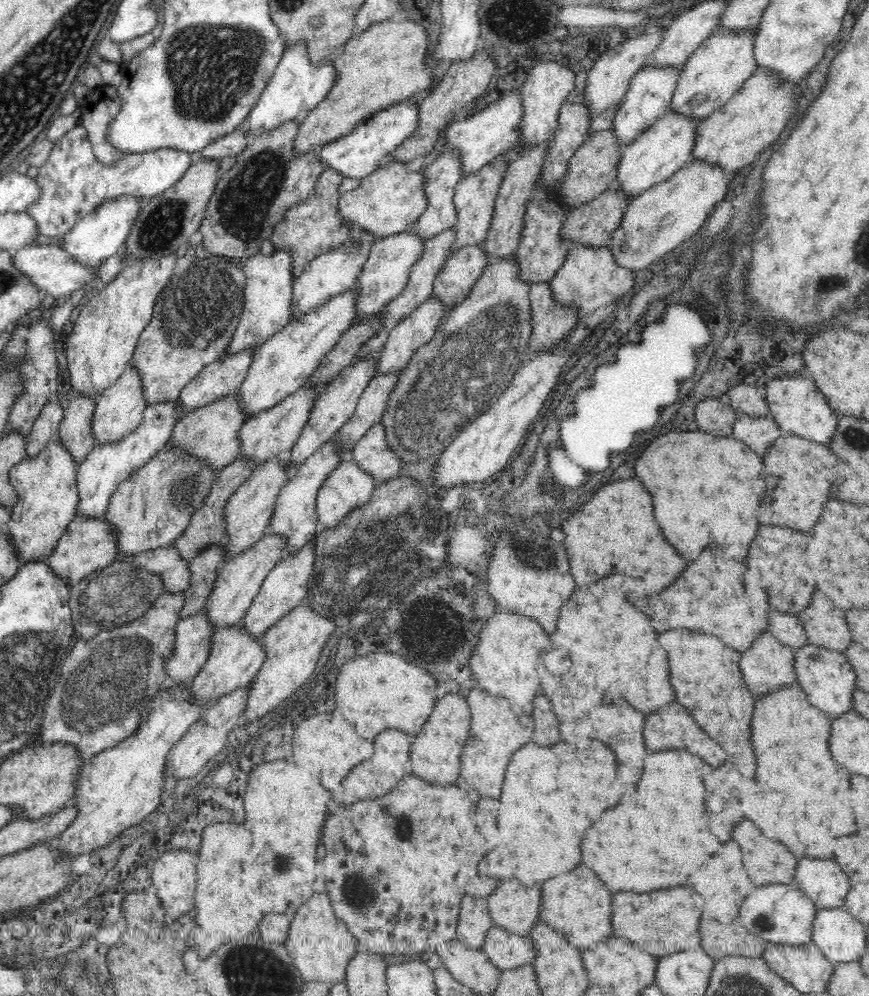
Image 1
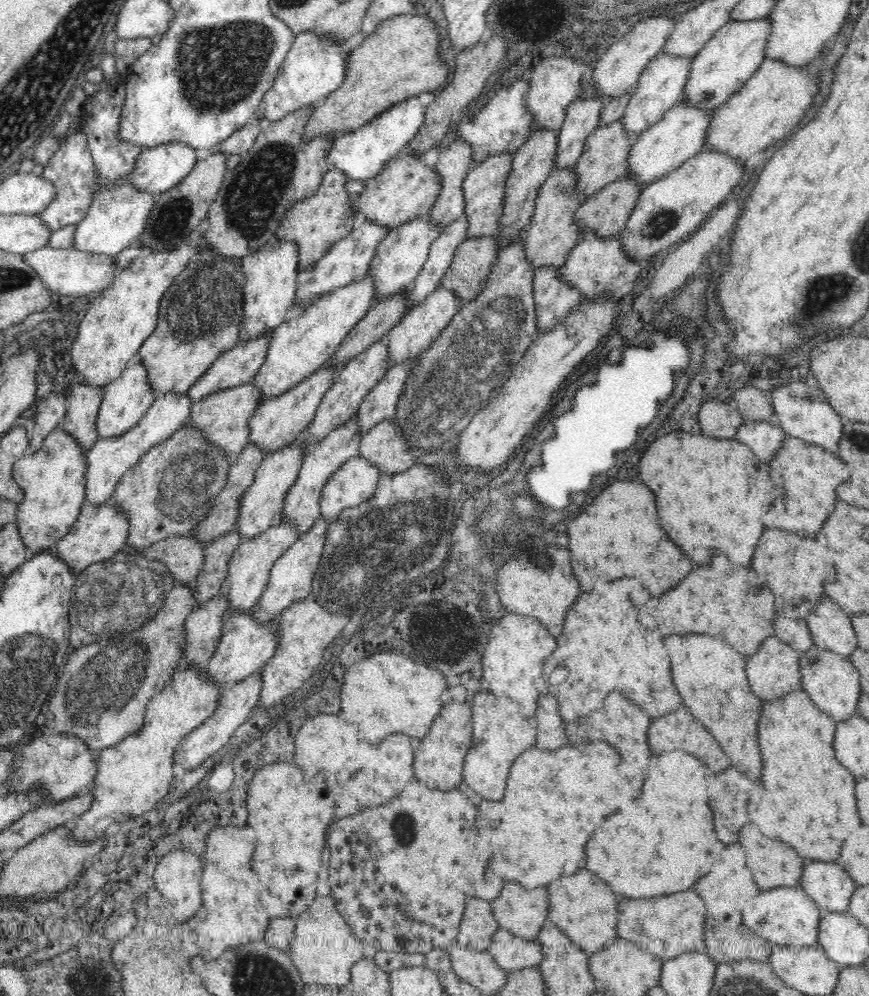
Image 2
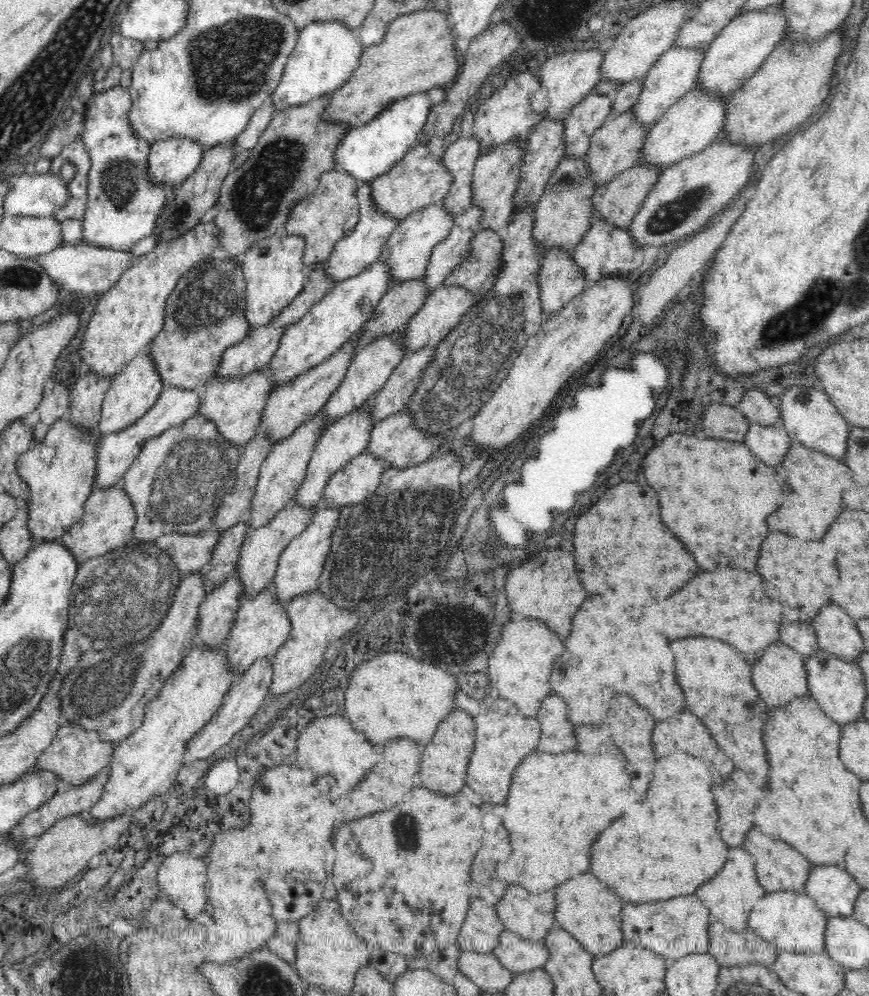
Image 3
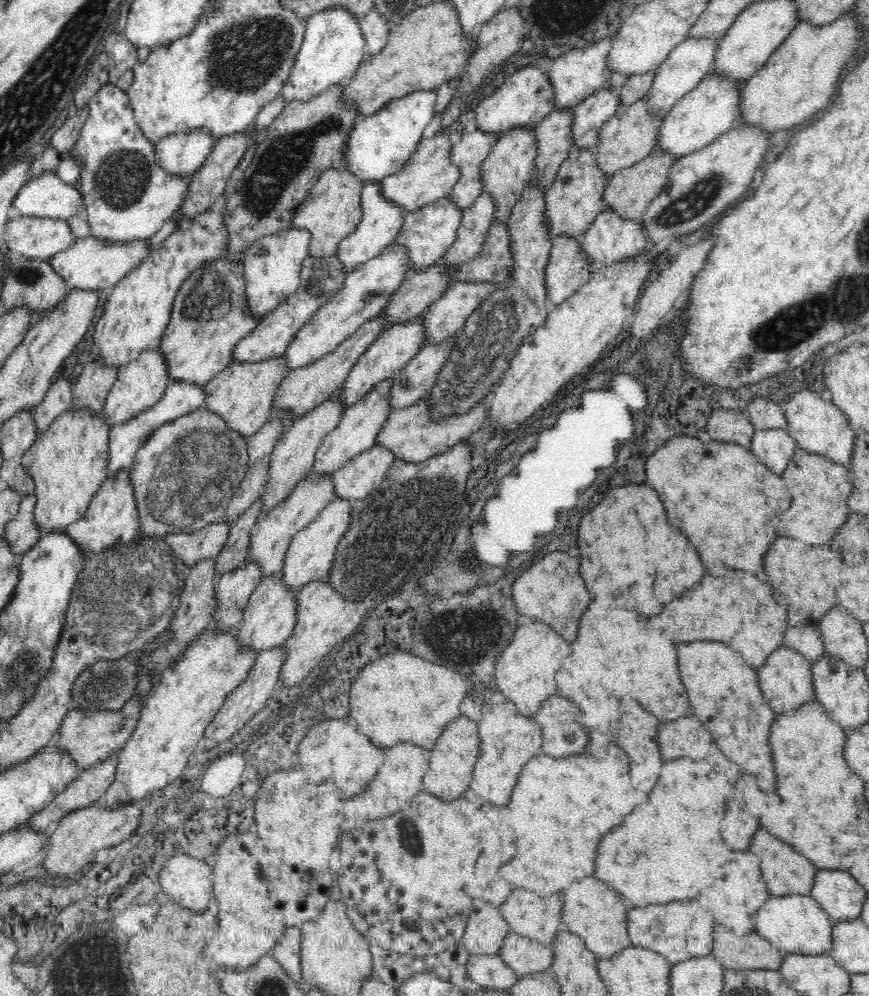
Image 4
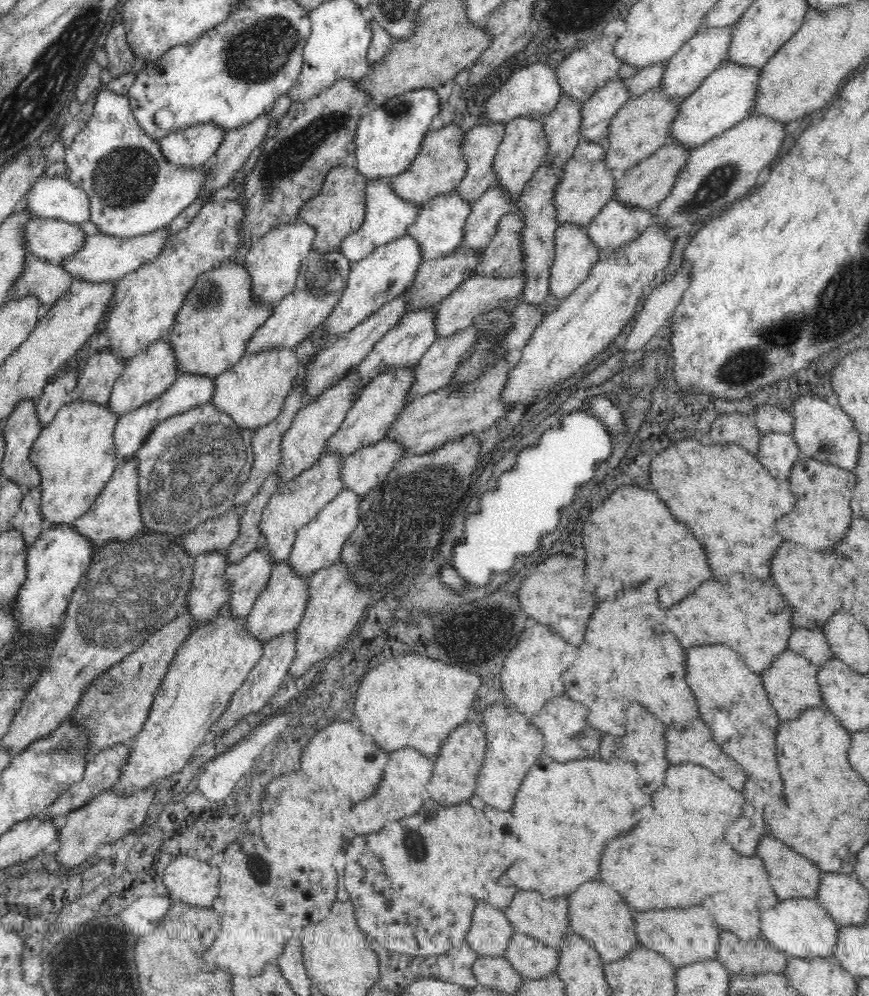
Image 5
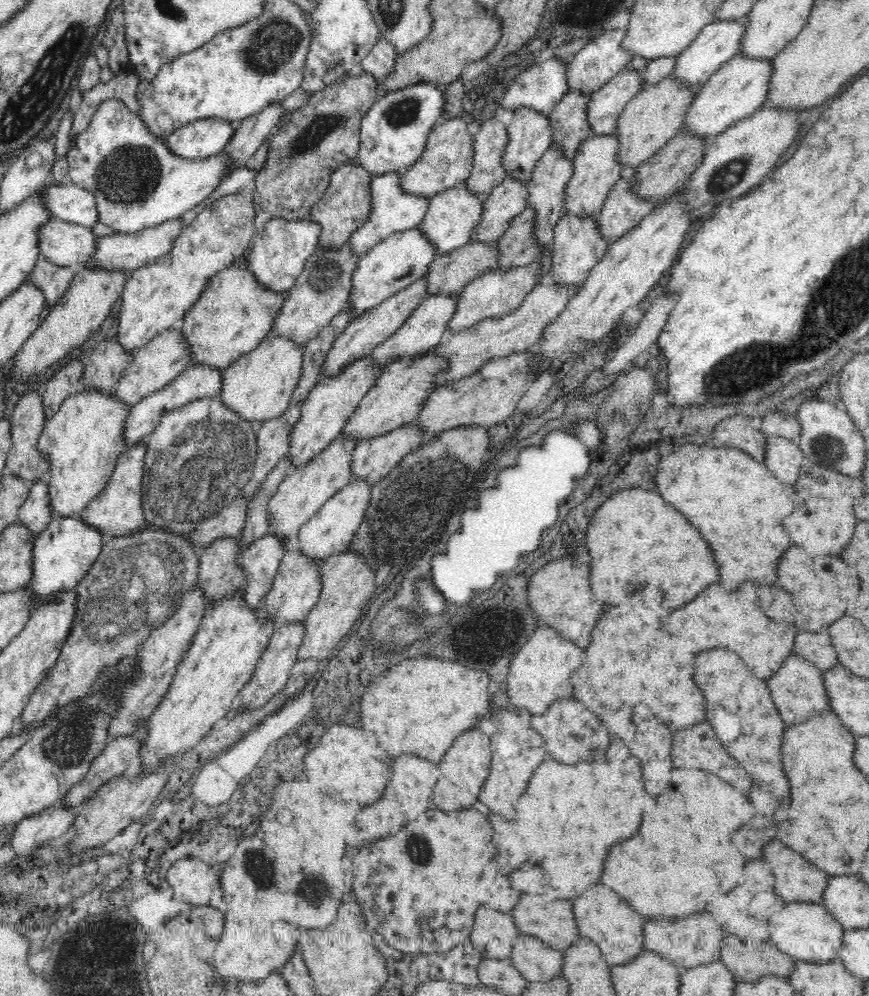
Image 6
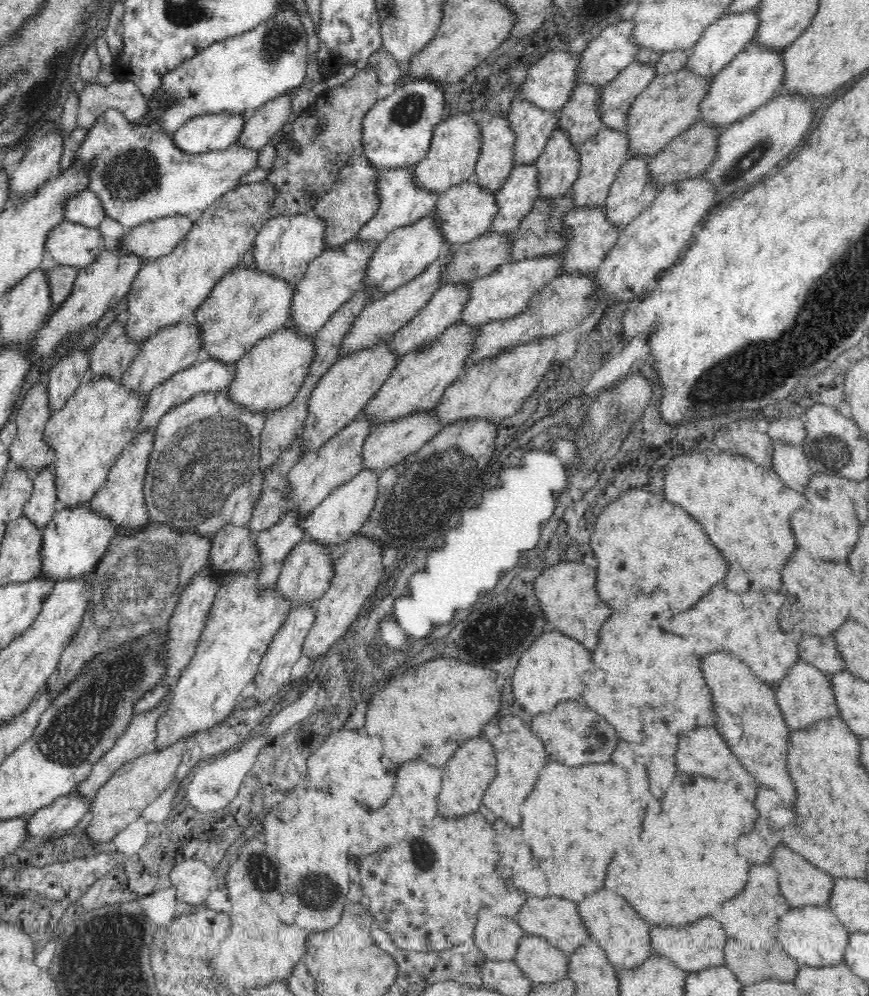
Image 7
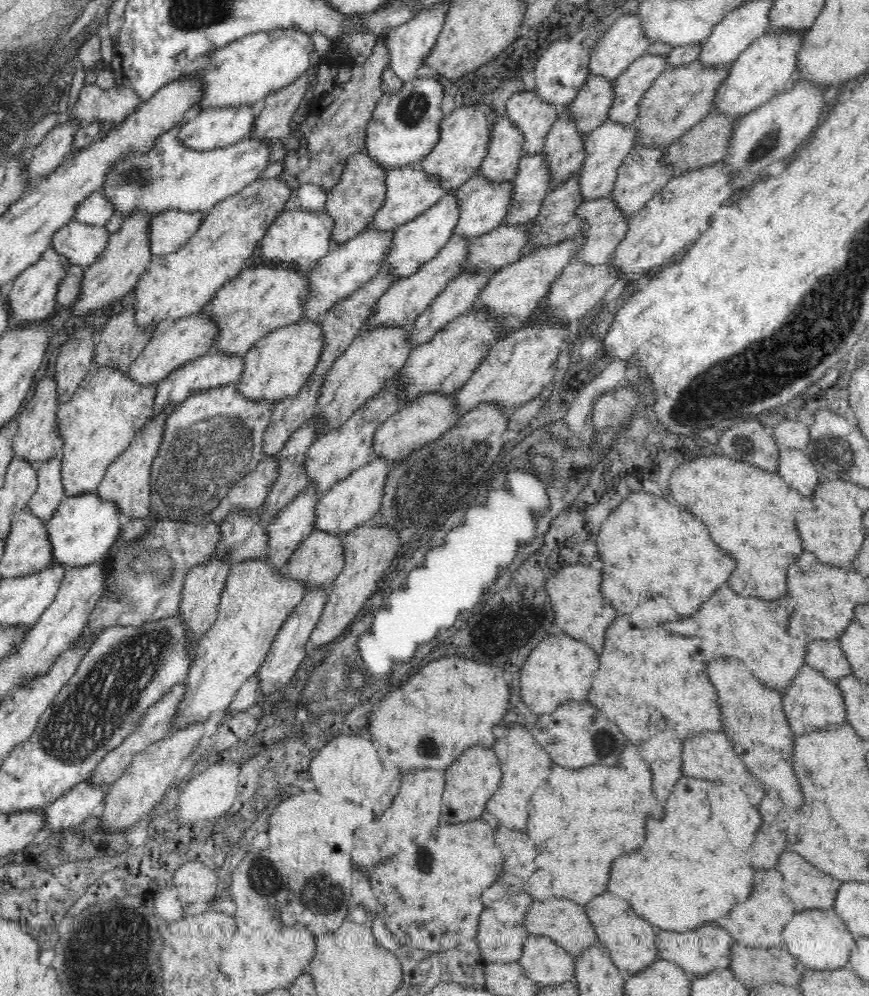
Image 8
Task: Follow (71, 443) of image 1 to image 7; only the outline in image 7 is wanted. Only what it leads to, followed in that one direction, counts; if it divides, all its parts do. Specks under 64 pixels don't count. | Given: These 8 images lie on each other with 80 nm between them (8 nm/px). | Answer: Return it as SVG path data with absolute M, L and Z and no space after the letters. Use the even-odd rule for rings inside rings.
M123 317L108 324L100 340L93 345L89 356L88 376L109 376L119 380L131 360L140 352L141 344L124 336Z

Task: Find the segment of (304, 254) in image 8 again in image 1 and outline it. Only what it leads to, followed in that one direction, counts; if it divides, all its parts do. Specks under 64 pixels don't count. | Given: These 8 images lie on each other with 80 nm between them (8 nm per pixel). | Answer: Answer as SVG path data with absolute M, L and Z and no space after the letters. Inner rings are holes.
M288 251L273 252L269 256L256 253L246 257L245 264L241 265L245 272L243 309L234 336L227 348L227 354L238 354L240 351L257 348L287 326L292 319L291 302L295 281L292 263L293 258Z

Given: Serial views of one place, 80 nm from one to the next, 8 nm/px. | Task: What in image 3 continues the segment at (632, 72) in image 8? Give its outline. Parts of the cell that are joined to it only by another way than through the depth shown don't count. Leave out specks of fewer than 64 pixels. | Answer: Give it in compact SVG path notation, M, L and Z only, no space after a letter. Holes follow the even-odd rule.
M591 92L564 118L565 158L586 156L593 132L613 114L613 96Z

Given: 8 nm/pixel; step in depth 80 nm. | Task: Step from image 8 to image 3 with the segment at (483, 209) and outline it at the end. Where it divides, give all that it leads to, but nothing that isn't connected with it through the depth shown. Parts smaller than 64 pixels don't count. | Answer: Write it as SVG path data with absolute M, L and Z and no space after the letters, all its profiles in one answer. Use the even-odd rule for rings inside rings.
M442 202L431 204L430 207L411 212L404 216L381 250L379 260L385 263L392 283L421 278L425 274L430 257L436 245L445 241L453 229L456 215L449 214Z

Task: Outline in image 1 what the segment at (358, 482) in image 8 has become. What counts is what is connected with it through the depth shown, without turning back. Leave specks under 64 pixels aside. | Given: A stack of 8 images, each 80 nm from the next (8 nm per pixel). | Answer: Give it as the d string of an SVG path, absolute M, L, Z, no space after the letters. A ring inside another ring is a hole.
M318 531L312 536L312 539L292 554L290 558L282 556L277 562L275 568L262 583L260 592L253 597L248 612L245 612L245 617L240 624L241 630L246 630L249 634L262 637L272 625L276 625L276 622L286 616L292 608L303 604L304 597L308 594L308 580L312 576L313 560L317 558L315 547L313 546L317 534Z

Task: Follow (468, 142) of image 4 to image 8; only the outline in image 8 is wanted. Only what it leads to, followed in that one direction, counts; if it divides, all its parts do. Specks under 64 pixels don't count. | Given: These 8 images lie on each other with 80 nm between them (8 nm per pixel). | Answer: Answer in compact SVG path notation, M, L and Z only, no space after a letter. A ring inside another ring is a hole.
M510 119L495 120L491 126L491 139L483 158L479 175L491 182L512 180L526 154L523 152L523 132Z

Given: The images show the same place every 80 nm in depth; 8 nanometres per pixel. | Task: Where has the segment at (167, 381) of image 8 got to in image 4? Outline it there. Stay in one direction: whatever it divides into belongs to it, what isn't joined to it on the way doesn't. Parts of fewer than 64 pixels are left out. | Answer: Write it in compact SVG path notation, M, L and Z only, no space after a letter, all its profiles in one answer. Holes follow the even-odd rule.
M172 379L166 387L165 393L160 400L150 408L146 408L131 420L126 420L123 424L116 424L110 430L109 440L109 472L110 476L120 472L121 469L128 469L134 463L136 452L139 451L144 442L163 424L172 422L180 416L194 412L196 408L205 406L204 384L192 384L191 382L181 382Z

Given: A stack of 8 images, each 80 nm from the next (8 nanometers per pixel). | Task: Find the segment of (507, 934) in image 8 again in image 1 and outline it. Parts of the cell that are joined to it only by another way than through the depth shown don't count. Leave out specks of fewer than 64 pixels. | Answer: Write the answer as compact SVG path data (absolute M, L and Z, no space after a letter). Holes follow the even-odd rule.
M466 893L461 902L456 940L465 946L481 950L485 937L493 927L494 922L489 916L487 899Z

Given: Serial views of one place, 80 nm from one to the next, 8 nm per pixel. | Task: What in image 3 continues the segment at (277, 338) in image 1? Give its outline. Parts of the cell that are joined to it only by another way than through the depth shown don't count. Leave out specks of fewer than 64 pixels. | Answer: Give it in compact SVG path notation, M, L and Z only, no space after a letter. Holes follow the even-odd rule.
M384 262L372 263L360 275L337 282L337 285L296 324L289 325L281 334L280 344L273 353L270 376L273 384L282 384L322 364L338 351L363 324L373 317L380 299L394 286Z

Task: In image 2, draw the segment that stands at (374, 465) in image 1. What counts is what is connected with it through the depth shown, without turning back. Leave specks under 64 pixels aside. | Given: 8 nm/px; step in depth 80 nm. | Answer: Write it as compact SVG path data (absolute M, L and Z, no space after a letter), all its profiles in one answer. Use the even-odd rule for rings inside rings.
M391 420L376 423L364 435L359 446L359 454L370 461L382 473L396 474L417 465L419 453L413 454L406 445L404 435Z

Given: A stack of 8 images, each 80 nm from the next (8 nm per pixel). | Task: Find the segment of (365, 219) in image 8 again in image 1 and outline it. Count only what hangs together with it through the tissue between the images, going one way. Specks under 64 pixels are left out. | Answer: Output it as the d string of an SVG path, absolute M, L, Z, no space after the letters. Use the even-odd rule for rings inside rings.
M326 167L317 180L313 194L296 207L289 208L284 218L276 223L271 240L276 248L288 251L292 256L294 278L298 278L304 272L311 260L332 251L332 248L338 247L350 236L349 222L342 218L338 207L341 197L339 186L343 178L338 171Z

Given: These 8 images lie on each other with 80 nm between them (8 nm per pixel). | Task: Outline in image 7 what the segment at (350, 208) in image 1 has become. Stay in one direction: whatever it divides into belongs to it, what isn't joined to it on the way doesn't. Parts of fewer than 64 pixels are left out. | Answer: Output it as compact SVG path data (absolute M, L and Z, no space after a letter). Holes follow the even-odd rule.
M462 112L443 118L434 129L427 155L412 168L413 182L426 191L443 193L457 184L473 179L481 151L479 123L476 117Z

